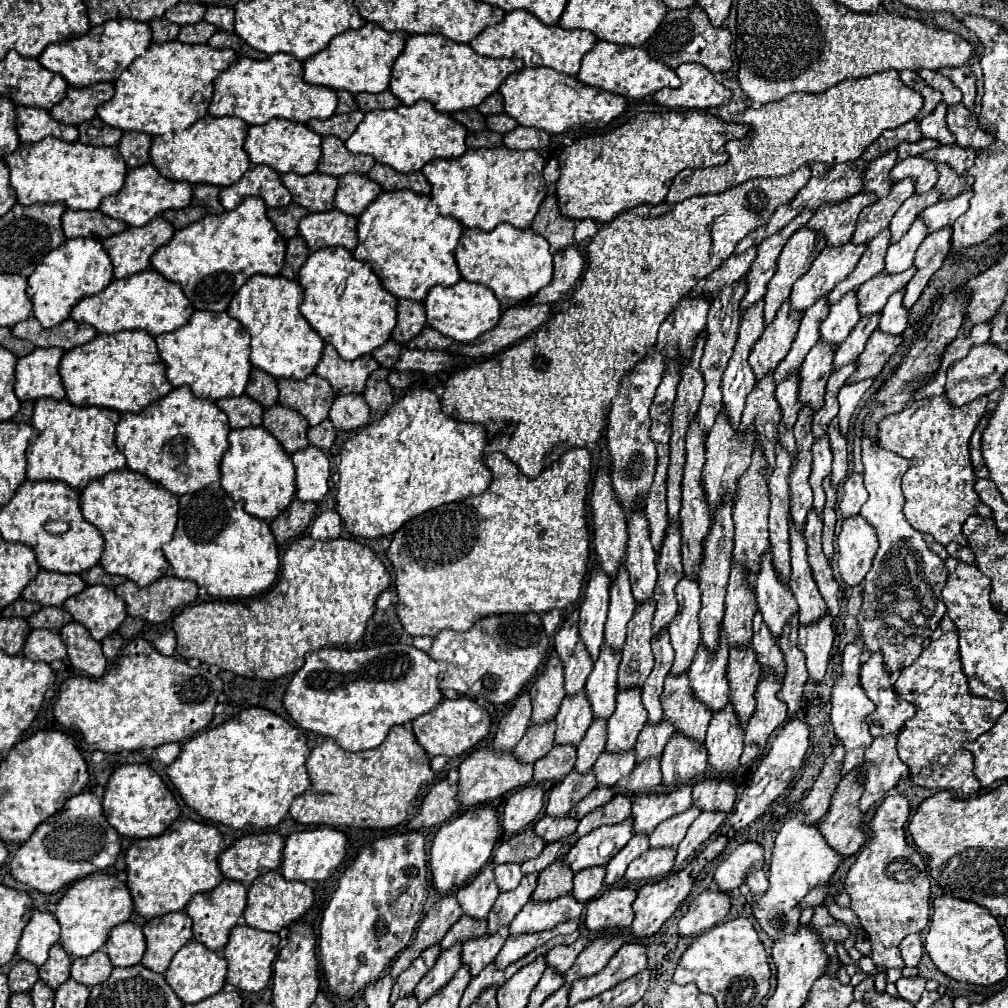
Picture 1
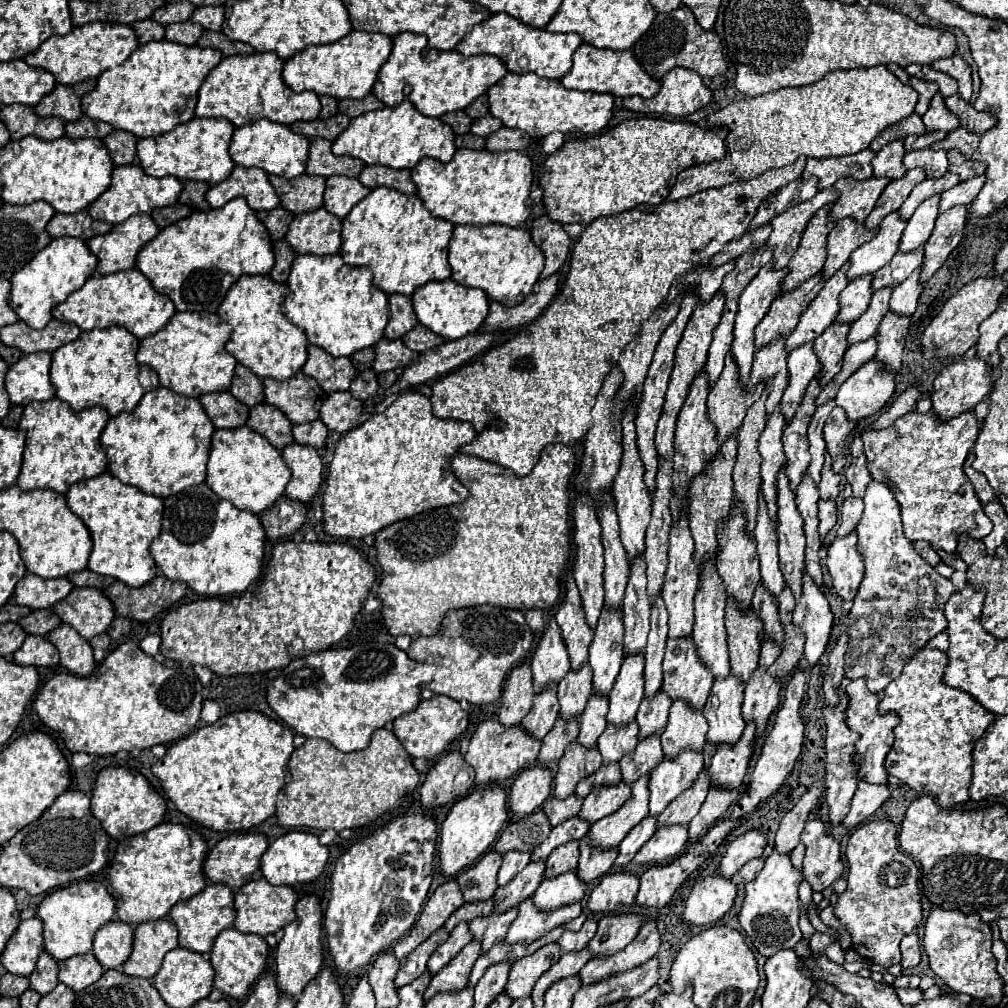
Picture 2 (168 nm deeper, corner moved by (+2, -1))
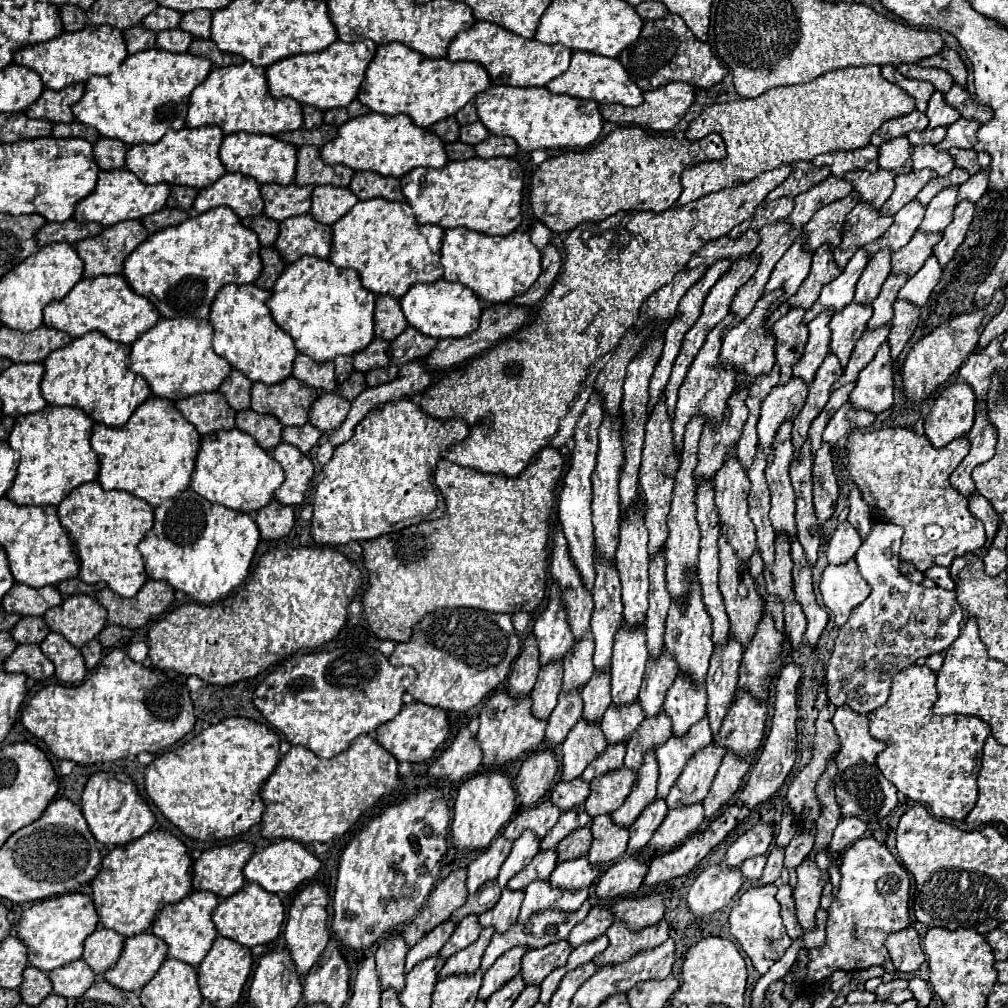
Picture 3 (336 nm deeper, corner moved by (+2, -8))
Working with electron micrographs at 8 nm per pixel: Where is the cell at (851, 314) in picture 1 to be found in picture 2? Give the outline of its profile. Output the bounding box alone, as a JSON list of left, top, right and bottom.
[834,275,872,325]

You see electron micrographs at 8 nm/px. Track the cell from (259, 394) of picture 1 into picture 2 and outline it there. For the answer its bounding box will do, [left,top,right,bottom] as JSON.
[230,365,264,407]

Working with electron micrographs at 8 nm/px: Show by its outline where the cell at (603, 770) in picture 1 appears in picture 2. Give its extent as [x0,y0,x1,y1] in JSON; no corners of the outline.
[598,723,638,763]

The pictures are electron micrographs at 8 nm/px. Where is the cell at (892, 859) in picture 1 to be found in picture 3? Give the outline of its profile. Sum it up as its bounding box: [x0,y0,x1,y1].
[802,838,910,994]

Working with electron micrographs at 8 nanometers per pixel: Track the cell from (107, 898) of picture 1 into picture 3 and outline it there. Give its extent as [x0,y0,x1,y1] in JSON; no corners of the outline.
[16,892,98,972]

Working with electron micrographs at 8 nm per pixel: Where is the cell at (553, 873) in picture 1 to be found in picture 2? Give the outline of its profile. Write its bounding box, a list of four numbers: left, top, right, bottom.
[544,841,580,879]

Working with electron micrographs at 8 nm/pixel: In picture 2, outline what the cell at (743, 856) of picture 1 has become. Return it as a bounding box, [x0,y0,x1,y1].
[720,829,766,879]

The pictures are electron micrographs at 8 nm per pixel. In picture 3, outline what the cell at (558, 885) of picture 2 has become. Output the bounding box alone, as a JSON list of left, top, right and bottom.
[550,856,600,890]

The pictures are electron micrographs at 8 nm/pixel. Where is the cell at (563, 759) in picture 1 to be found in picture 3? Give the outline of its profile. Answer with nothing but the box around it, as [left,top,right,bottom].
[544,690,582,750]

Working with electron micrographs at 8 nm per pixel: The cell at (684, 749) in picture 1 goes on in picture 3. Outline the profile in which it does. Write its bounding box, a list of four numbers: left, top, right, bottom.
[664,678,706,734]

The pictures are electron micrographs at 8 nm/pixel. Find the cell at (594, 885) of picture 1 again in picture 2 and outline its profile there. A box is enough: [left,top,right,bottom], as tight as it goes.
[578,837,618,885]

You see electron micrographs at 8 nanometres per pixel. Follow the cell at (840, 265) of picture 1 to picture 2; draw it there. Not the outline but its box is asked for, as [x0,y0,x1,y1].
[822,219,876,281]

